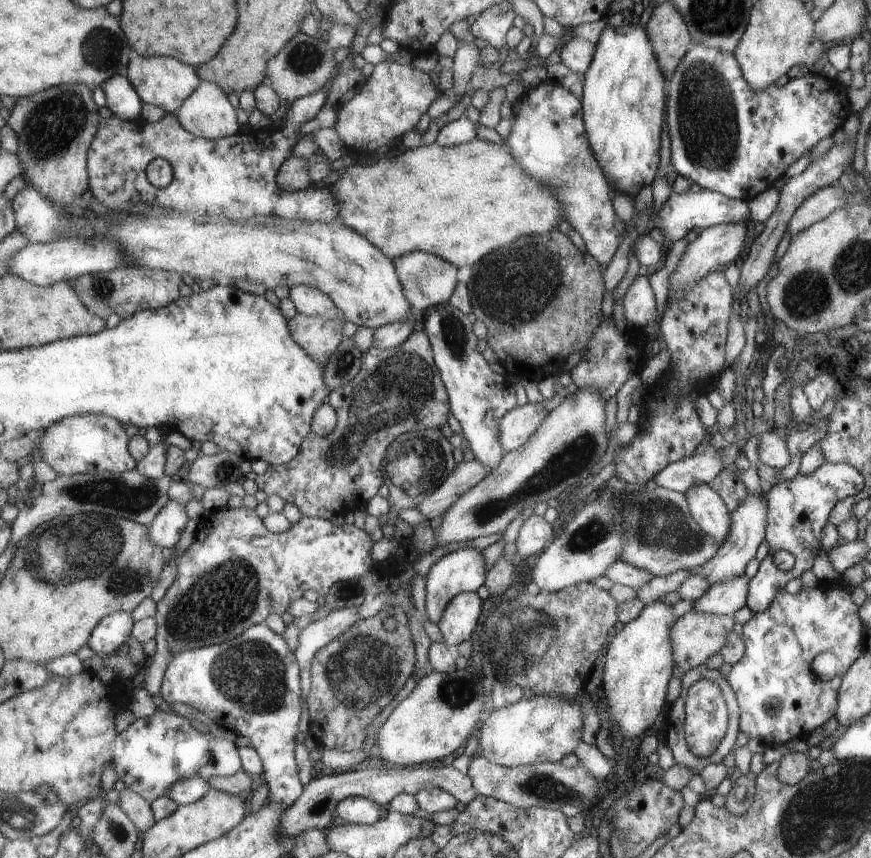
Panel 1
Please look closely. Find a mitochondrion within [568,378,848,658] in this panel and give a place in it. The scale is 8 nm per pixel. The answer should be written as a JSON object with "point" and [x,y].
{"point":[658,522]}

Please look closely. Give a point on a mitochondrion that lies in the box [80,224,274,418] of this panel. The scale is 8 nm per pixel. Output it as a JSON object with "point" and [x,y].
{"point":[100,291]}

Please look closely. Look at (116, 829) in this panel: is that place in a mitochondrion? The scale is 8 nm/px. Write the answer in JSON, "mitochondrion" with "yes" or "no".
{"mitochondrion":"yes"}

